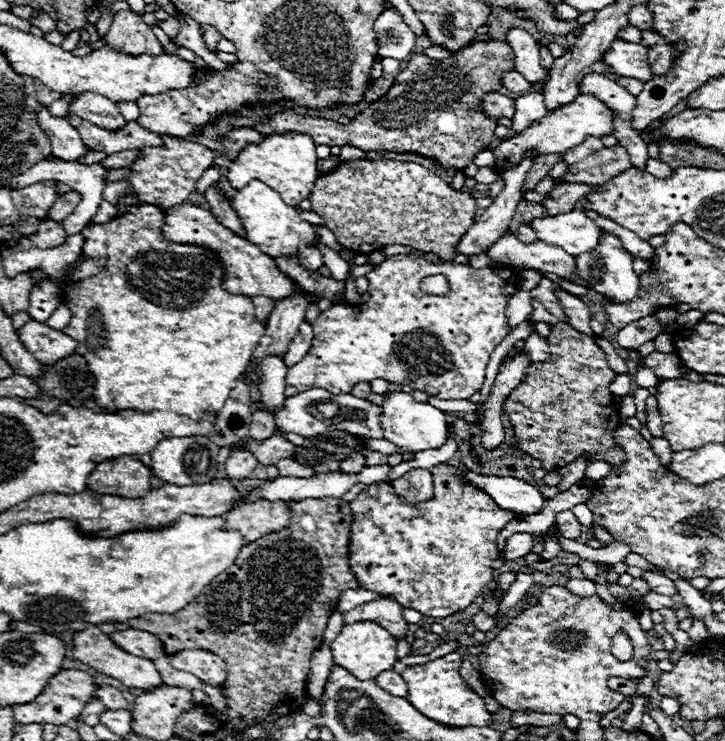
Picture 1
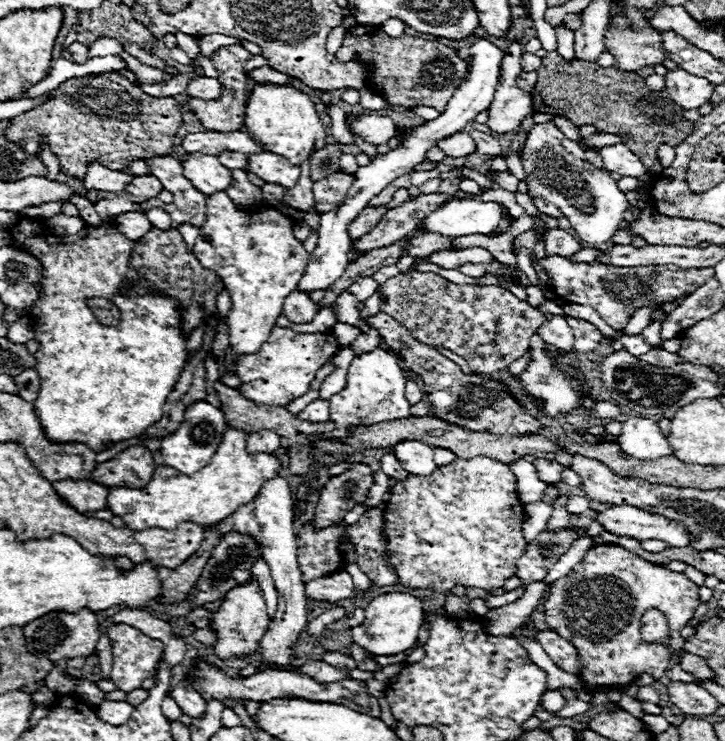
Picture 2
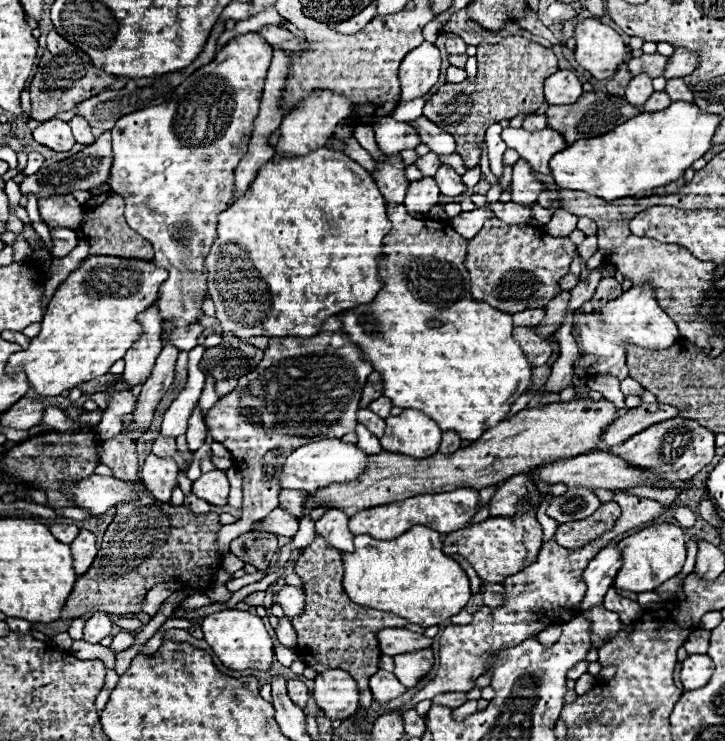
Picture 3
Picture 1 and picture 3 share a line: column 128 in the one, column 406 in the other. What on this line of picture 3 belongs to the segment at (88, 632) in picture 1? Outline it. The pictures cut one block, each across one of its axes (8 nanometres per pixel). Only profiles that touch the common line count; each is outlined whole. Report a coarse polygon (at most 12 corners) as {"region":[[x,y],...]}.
{"region":[[432,650],[394,656],[394,674],[414,688],[432,664]]}

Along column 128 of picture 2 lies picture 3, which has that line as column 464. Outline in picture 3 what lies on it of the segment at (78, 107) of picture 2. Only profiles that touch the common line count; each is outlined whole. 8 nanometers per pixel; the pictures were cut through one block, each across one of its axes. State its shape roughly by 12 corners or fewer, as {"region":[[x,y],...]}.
{"region":[[528,38],[480,44],[474,82],[444,84],[424,116],[466,168],[486,130],[544,102],[556,56]]}

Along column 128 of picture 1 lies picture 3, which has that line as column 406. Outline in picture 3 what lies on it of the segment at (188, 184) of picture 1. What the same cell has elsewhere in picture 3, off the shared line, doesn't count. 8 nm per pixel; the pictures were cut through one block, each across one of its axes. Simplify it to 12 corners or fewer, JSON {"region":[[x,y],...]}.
{"region":[[400,154],[386,156],[370,172],[388,202],[404,202],[406,164]]}

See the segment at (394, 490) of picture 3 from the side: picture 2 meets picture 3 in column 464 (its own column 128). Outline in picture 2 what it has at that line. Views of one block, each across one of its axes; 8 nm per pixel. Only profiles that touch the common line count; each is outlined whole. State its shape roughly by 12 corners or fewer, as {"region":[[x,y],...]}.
{"region":[[146,446],[100,462],[92,480],[108,488],[144,488],[156,464]]}

